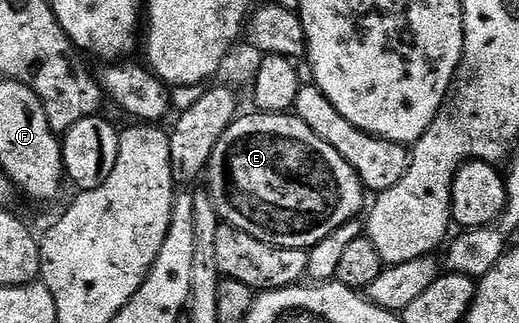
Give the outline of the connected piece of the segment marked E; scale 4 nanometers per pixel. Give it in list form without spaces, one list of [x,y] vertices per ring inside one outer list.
[[[251,111],[248,117],[243,116],[236,116],[228,124],[205,170],[205,191],[211,197],[220,222],[278,249],[310,250],[364,212],[365,190],[353,167],[349,167],[349,163],[345,163],[345,159],[341,159],[341,155],[337,155],[337,151],[333,151],[333,147],[329,147],[329,143],[318,137],[301,118],[290,112]]]

